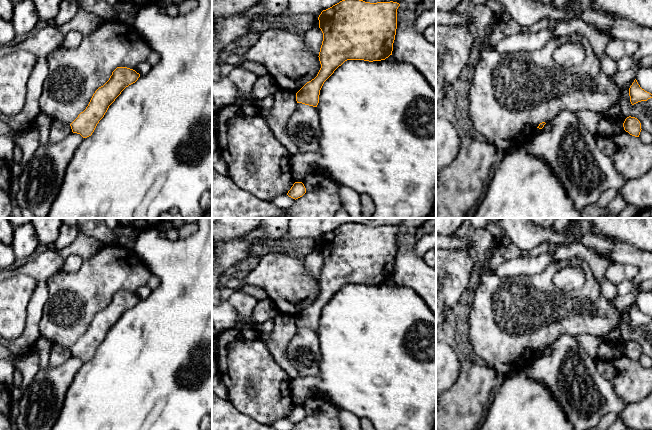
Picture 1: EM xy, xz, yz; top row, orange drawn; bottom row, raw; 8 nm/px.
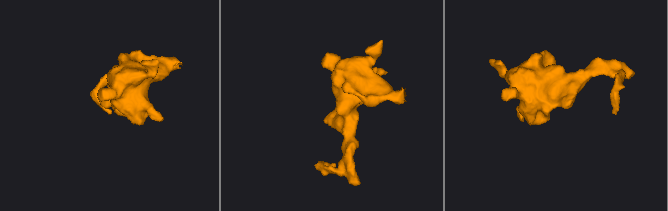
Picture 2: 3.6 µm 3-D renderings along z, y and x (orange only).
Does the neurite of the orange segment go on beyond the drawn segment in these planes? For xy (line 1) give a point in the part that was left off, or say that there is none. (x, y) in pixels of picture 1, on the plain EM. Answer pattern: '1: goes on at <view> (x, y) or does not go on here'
1: does not go on here

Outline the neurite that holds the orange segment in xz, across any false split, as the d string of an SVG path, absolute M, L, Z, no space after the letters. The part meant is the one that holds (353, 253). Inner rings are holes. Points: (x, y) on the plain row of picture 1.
M345 223L323 234L318 241L323 265L319 276L321 292L317 300L297 317L297 327L317 331L324 306L347 284L381 285L392 279L397 253L397 226L370 227L359 223Z

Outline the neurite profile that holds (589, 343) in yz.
M583 334L576 336L576 341L581 348L592 358L596 358L601 339L594 335Z

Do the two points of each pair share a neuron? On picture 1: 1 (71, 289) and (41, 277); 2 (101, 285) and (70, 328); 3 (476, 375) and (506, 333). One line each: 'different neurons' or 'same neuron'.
1: different neurons
2: same neuron
3: different neurons

